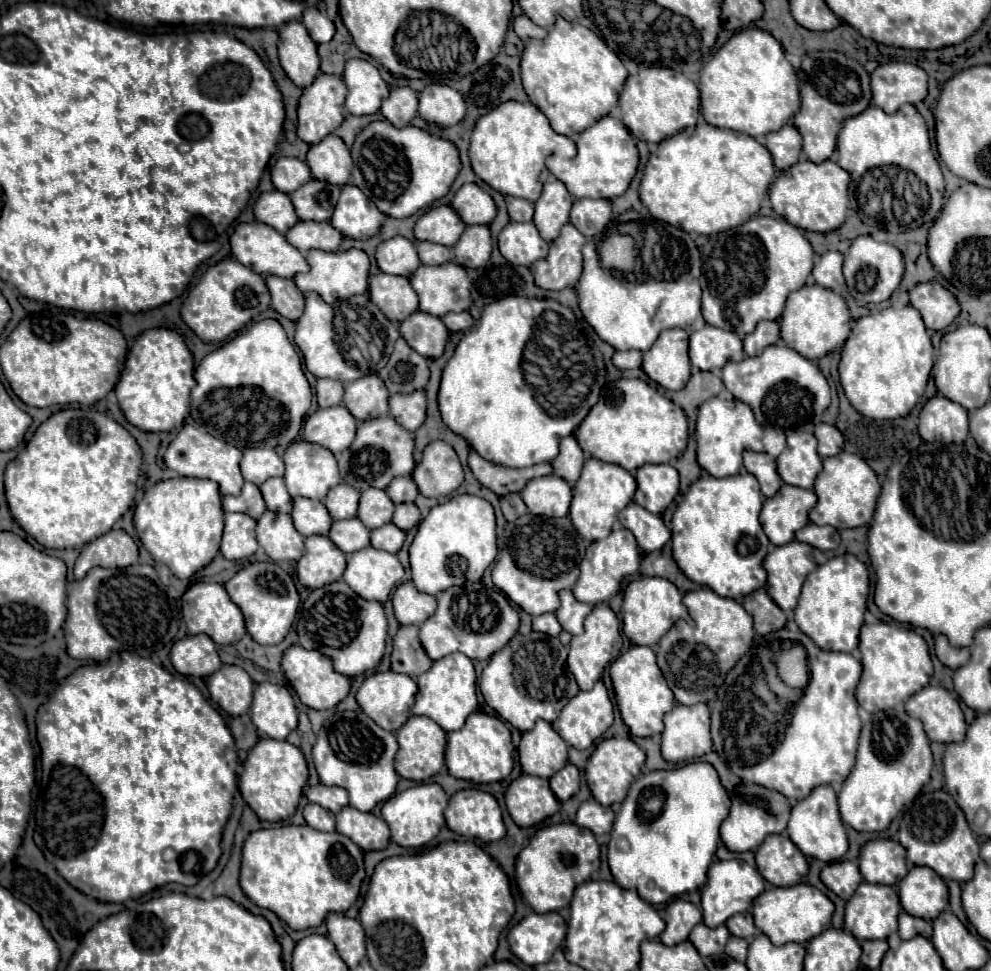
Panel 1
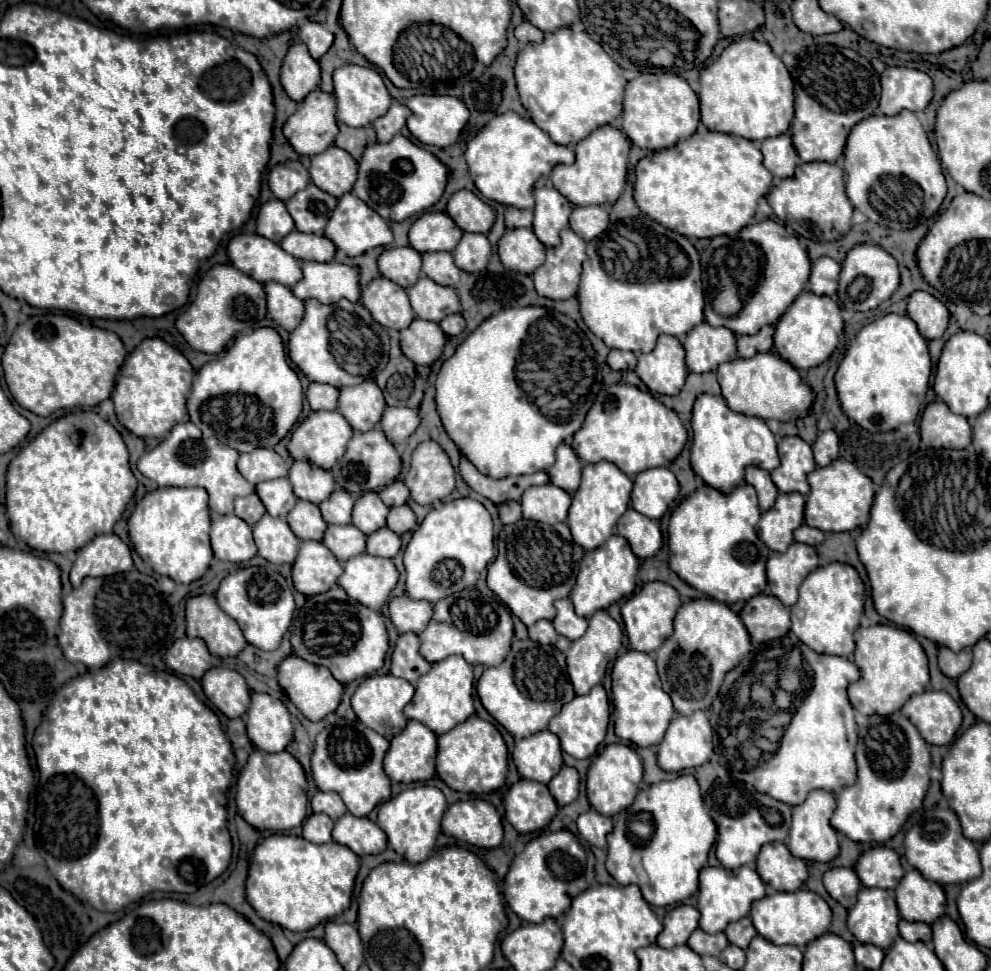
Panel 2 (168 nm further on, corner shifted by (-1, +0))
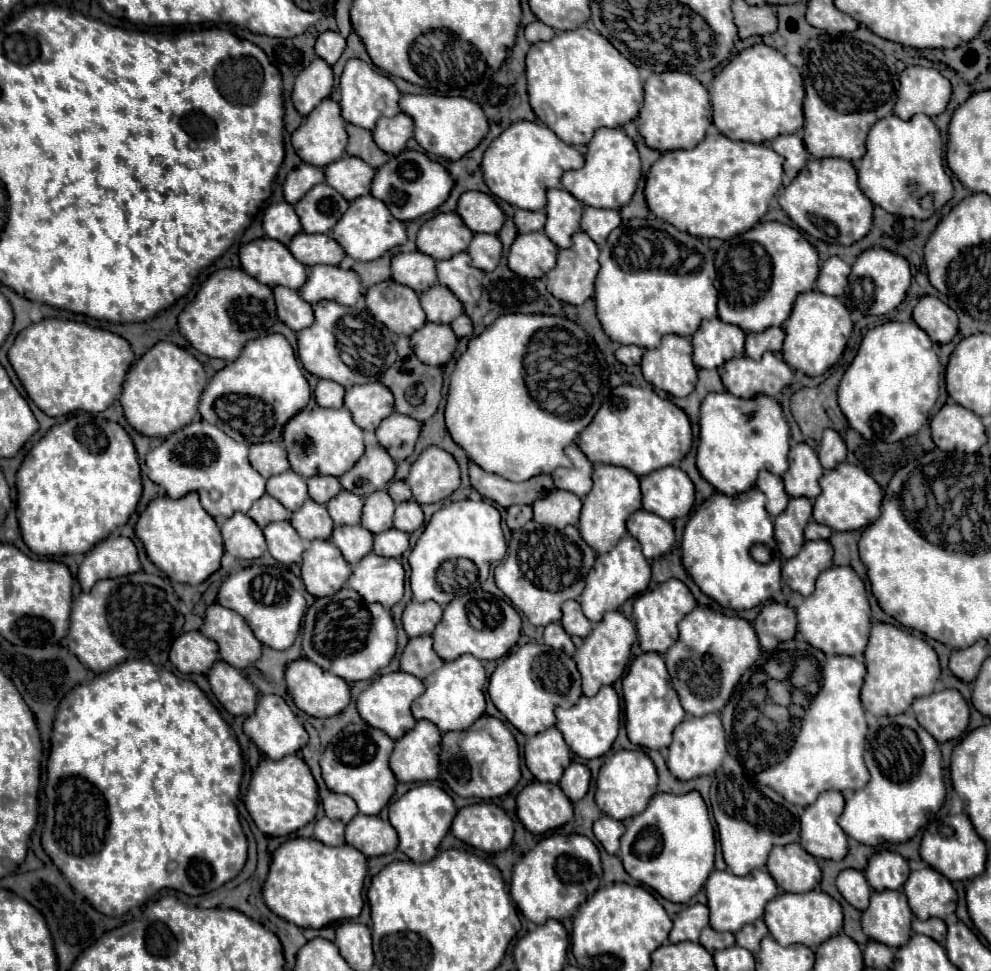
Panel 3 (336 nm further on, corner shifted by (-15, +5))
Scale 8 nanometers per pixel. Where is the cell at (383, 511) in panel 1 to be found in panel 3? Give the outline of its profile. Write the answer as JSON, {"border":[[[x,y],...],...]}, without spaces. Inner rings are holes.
{"border":[[[380,490],[364,498],[360,524],[368,528],[372,534],[380,534],[392,528],[392,516],[394,516],[394,502],[388,496],[388,492]]]}

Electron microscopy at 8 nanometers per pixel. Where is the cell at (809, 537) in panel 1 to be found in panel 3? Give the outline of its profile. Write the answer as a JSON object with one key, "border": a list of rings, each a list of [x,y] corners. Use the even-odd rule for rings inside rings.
{"border":[[[810,520],[808,524],[806,524],[806,528],[804,528],[804,538],[806,540],[820,540],[820,538],[830,538],[830,528],[828,526],[822,526],[822,524],[818,524],[818,522],[814,522],[814,520]]]}

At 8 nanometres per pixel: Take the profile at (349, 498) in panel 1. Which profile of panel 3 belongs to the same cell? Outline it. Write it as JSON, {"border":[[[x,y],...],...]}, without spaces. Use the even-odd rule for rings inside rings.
{"border":[[[342,490],[338,496],[334,496],[326,504],[326,508],[336,526],[354,526],[354,524],[360,524],[362,504],[364,504],[364,500],[360,496],[352,494],[348,490]]]}

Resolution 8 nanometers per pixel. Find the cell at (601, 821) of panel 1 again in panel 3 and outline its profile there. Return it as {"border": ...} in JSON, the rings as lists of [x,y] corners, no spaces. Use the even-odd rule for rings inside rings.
{"border":[[[600,816],[594,822],[594,836],[604,846],[604,850],[608,854],[618,854],[622,834],[624,834],[624,824],[618,820],[612,820],[608,816]]]}

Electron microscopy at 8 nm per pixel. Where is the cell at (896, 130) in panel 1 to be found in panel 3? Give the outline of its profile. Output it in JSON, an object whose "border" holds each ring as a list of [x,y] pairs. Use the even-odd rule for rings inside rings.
{"border":[[[918,114],[904,122],[898,116],[886,116],[870,128],[866,148],[858,170],[858,182],[862,192],[886,212],[924,220],[952,198],[952,182],[942,160],[942,138],[932,118]],[[924,194],[932,200],[932,206],[926,210],[918,204],[918,198]]]}

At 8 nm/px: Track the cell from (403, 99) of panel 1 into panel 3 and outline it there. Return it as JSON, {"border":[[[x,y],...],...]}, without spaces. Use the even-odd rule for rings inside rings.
{"border":[[[404,112],[396,114],[394,118],[380,118],[372,132],[374,144],[382,152],[396,156],[396,152],[402,152],[406,148],[406,142],[412,136],[412,130],[414,130],[414,122]]]}

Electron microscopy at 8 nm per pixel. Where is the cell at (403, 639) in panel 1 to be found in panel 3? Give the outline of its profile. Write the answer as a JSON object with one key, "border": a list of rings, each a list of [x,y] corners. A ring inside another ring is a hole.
{"border":[[[418,636],[418,638],[412,638],[404,648],[400,670],[424,680],[432,672],[436,672],[442,664],[444,660],[432,648],[432,636]]]}

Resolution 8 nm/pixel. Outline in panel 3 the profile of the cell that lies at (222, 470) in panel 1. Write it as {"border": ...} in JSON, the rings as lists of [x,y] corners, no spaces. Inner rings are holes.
{"border":[[[198,420],[186,428],[170,434],[160,446],[146,456],[148,478],[164,488],[166,496],[176,500],[196,492],[202,508],[216,520],[230,518],[234,512],[248,512],[248,508],[266,492],[266,480],[250,466],[248,446],[232,440],[216,426]],[[210,490],[220,492],[220,500],[210,500]]]}

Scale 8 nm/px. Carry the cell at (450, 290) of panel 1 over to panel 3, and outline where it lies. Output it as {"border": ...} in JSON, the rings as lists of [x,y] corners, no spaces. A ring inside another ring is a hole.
{"border":[[[434,284],[424,294],[420,294],[422,310],[426,312],[428,322],[450,324],[456,316],[464,312],[462,302],[442,284]]]}

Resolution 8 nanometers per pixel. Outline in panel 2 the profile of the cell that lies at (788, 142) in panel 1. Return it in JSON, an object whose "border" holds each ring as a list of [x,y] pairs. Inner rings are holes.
{"border":[[[790,135],[768,137],[762,141],[764,165],[776,177],[784,179],[790,177],[798,165],[798,153],[790,141]]]}

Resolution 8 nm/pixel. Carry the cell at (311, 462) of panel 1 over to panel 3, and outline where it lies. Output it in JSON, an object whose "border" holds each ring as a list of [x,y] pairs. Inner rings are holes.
{"border":[[[312,476],[308,478],[306,484],[308,484],[308,496],[318,504],[326,504],[342,490],[338,478],[334,476]]]}

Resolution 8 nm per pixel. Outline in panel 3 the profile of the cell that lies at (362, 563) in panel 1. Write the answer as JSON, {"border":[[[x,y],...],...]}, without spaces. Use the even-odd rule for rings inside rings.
{"border":[[[370,552],[352,566],[348,584],[364,600],[390,608],[404,596],[404,568],[396,558],[384,558]]]}

